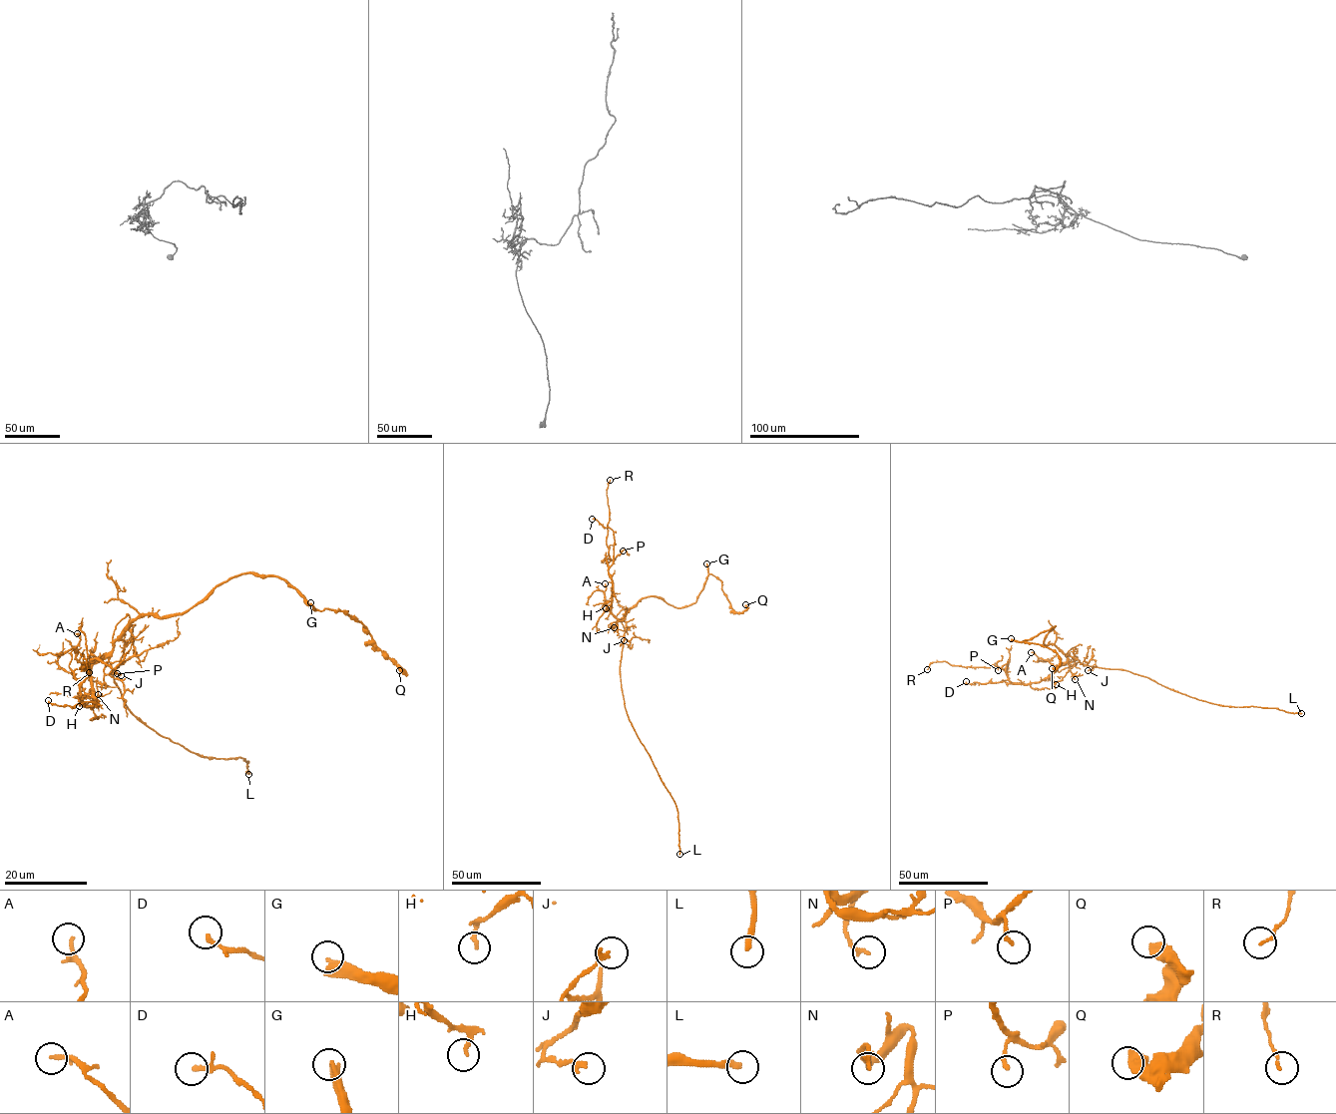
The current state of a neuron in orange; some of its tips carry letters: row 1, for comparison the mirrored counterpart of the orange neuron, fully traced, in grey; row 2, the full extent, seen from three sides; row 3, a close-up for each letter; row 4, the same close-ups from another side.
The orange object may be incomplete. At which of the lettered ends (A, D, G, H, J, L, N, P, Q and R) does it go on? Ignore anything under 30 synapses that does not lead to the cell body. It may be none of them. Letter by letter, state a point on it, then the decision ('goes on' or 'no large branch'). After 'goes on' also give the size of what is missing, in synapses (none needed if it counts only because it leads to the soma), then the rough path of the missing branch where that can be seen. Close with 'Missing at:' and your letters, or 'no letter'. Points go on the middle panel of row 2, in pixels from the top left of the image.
A: place (605, 583); no large branch
D: place (592, 519); no large branch
G: place (706, 563); goes on; 200 synapses
H: place (606, 608); no large branch
J: place (624, 640); no large branch
L: place (679, 854); goes on
N: place (614, 627); no large branch
P: place (623, 551); no large branch
Q: place (745, 604); no large branch
R: place (610, 480); no large branch
Missing at: G, L

